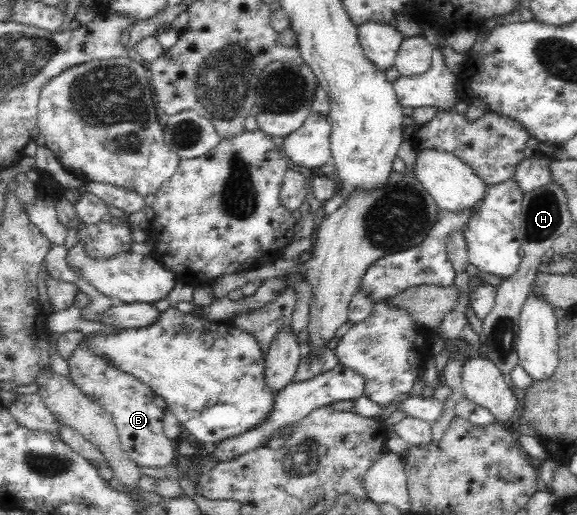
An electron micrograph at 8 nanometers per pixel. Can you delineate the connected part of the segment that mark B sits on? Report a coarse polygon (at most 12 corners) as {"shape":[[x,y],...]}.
{"shape":[[76,346],[74,385],[112,415],[140,467],[174,464],[176,440],[146,384]]}

